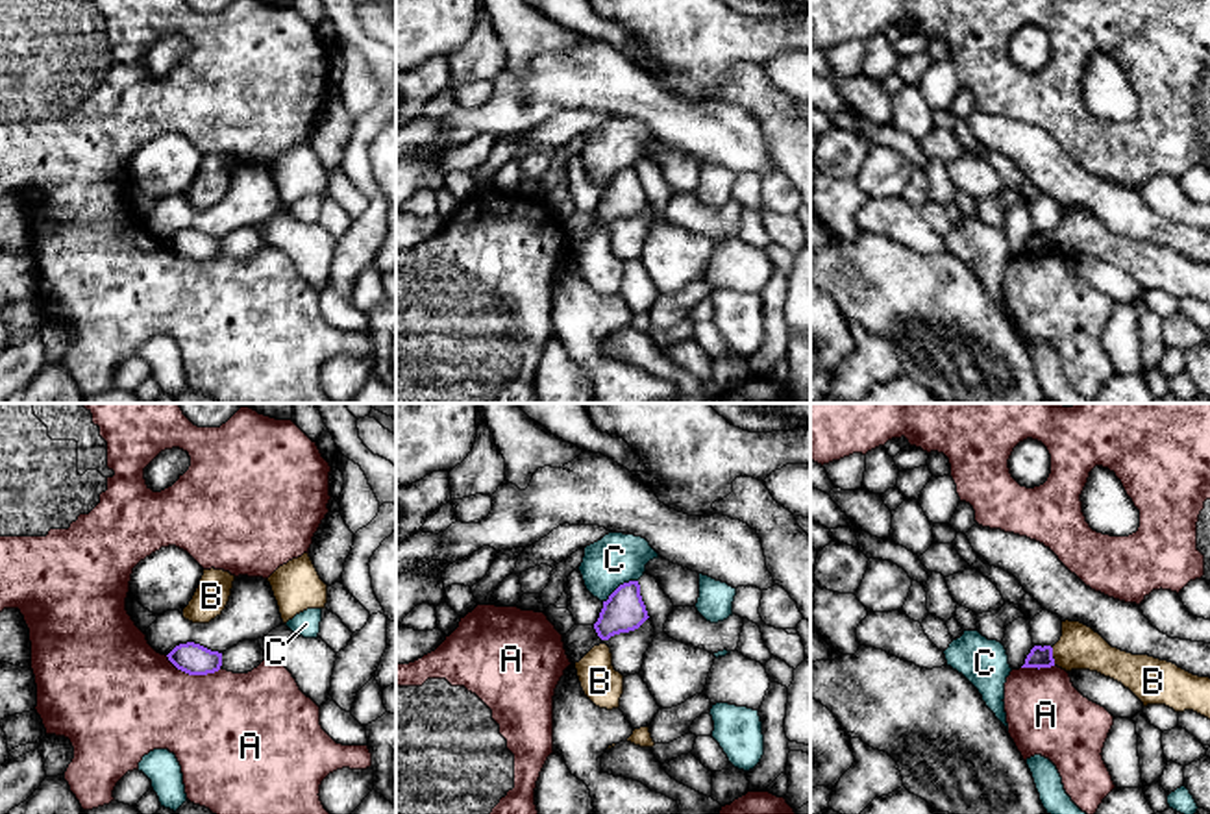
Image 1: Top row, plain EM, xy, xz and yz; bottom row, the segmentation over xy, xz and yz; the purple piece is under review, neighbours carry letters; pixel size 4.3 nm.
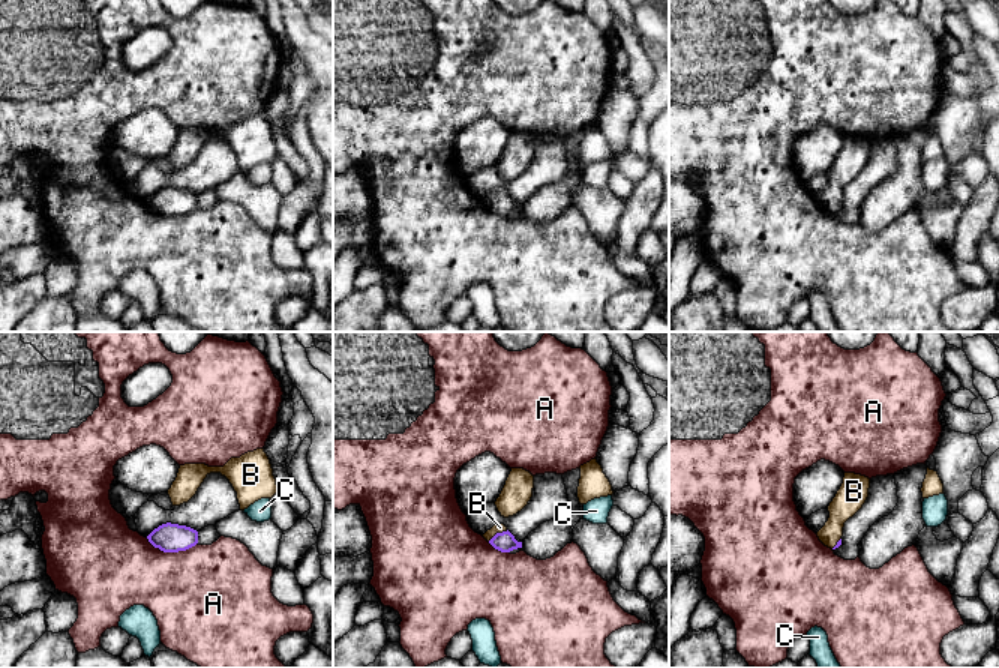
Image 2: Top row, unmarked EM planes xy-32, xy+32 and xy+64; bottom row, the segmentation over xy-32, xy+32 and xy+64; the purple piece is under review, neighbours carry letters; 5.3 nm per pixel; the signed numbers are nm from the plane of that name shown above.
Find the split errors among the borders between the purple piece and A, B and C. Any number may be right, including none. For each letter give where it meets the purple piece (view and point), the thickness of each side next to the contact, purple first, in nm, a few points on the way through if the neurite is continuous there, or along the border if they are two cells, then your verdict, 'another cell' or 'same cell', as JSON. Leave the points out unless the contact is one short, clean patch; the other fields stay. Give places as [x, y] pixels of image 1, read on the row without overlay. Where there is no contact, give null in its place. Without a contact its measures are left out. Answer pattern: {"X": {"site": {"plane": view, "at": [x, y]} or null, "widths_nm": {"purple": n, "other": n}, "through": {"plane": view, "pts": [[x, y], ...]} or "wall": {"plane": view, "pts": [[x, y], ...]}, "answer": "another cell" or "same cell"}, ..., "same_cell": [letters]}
{"A": {"site": {"plane": "xy", "at": [193, 259]}, "widths_nm": {"purple": 140, "other": 460}, "wall": {"plane": "xy", "pts": [[165, 241], [189, 259], [213, 259], [221, 254]]}, "answer": "another cell"}, "B": {"site": {"plane": "yz", "at": [1051, 243]}, "widths_nm": {"purple": 100, "other": 190}, "through": {"plane": "yz", "pts": [[1040, 243], [1051, 243], [1079, 234]]}, "answer": "same cell"}, "C": {"site": {"plane": "xz", "at": [620, 171]}, "widths_nm": {"purple": 180, "other": 220}, "wall": {"plane": "xz", "pts": [[637, 165], [624, 167], [604, 187]]}, "answer": "another cell"}, "same_cell": ["B"]}

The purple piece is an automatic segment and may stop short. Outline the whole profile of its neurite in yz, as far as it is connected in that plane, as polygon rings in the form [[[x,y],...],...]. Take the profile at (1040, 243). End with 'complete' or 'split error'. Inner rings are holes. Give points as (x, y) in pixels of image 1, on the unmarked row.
[[[1062,207],[1062,222],[1051,231],[1034,231],[1021,253],[1051,253],[1066,257],[1090,255],[1110,263],[1129,274],[1142,289],[1166,290],[1175,298],[1193,296],[1210,305],[1210,263],[1193,261],[1173,248],[1149,240],[1132,240],[1112,233],[1099,218],[1080,207]]] | split error

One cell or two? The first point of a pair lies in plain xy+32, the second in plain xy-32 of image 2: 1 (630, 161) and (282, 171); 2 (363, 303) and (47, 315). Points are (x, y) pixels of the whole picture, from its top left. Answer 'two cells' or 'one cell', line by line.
1: two cells
2: two cells

